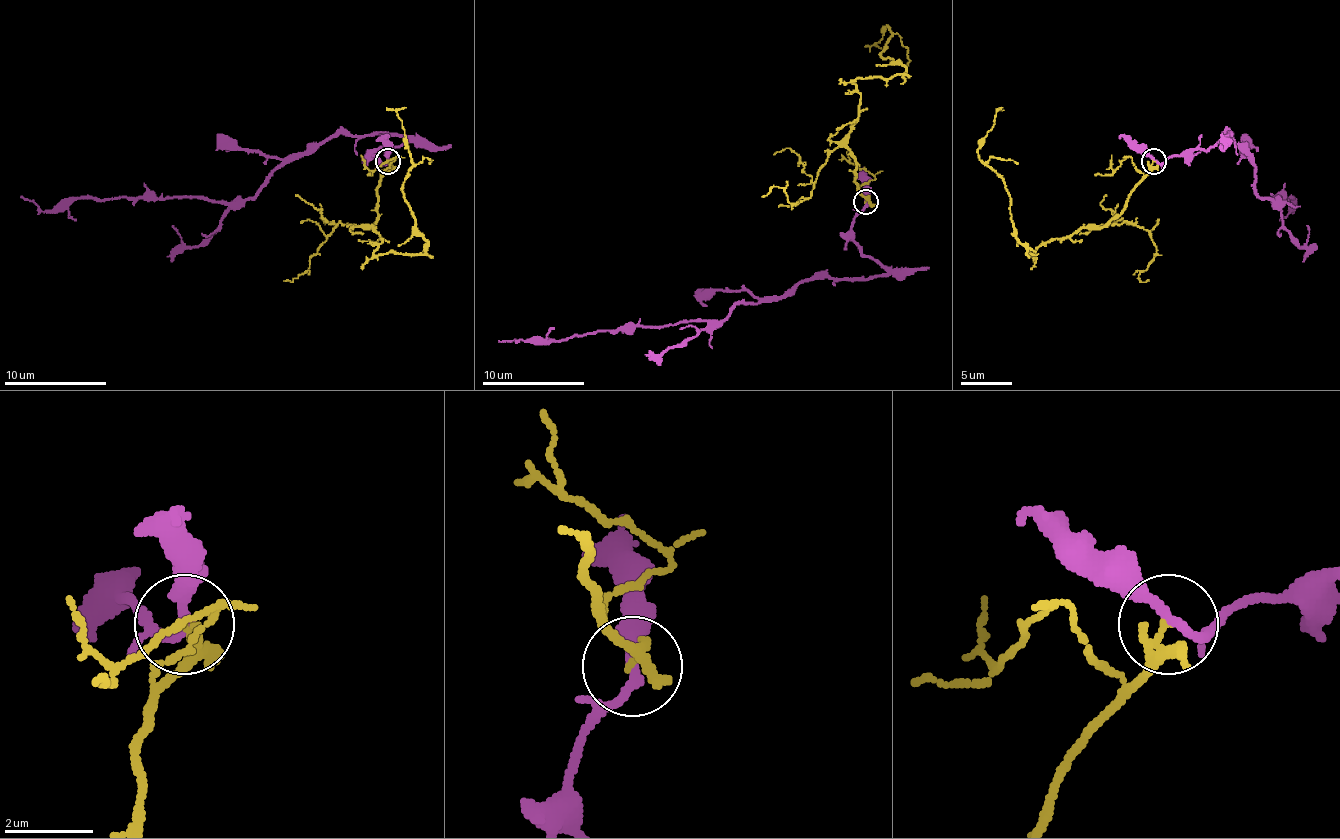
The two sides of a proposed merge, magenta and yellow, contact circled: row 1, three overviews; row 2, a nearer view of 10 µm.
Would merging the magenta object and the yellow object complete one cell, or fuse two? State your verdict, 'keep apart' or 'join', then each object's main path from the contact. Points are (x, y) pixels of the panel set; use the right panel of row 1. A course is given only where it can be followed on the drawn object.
keep apart | magenta via (1154, 162), (1216, 146), (1231, 134), (1249, 154), (1254, 190), (1272, 203), (1293, 198), (1293, 211), (1293, 195) | yellow via (1154, 162), (1126, 208), (1103, 226), (1044, 241), (1028, 254), (1013, 229), (1005, 182), (977, 152), (998, 108)

